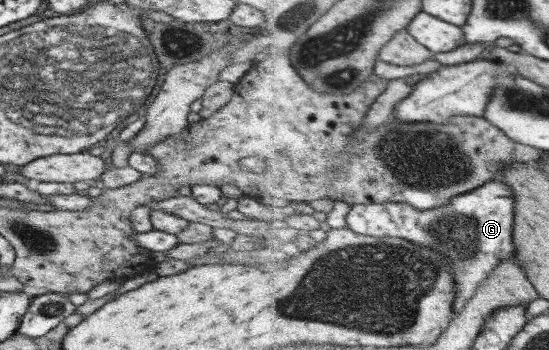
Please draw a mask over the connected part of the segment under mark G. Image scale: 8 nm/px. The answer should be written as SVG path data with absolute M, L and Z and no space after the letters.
M494 181L494 183L490 183L490 185L484 185L482 189L476 189L474 193L468 192L466 195L456 196L453 199L452 204L445 205L444 207L438 209L426 209L426 211L422 211L422 209L416 209L414 205L402 203L402 202L388 202L385 204L354 204L352 207L352 212L348 214L348 228L353 229L356 233L362 235L371 235L372 237L400 237L402 239L406 239L408 241L414 241L418 245L432 245L432 249L438 249L438 253L442 253L444 257L448 257L450 261L452 261L452 269L454 269L454 279L456 279L456 283L458 283L458 295L457 300L455 301L455 310L457 313L461 313L467 305L471 302L473 297L476 297L478 290L481 288L481 285L485 283L486 279L488 279L495 271L497 267L506 259L510 259L514 253L516 253L516 247L514 247L514 215L516 213L516 199L514 199L514 189L512 187L508 187L506 183L502 183L502 181Z

